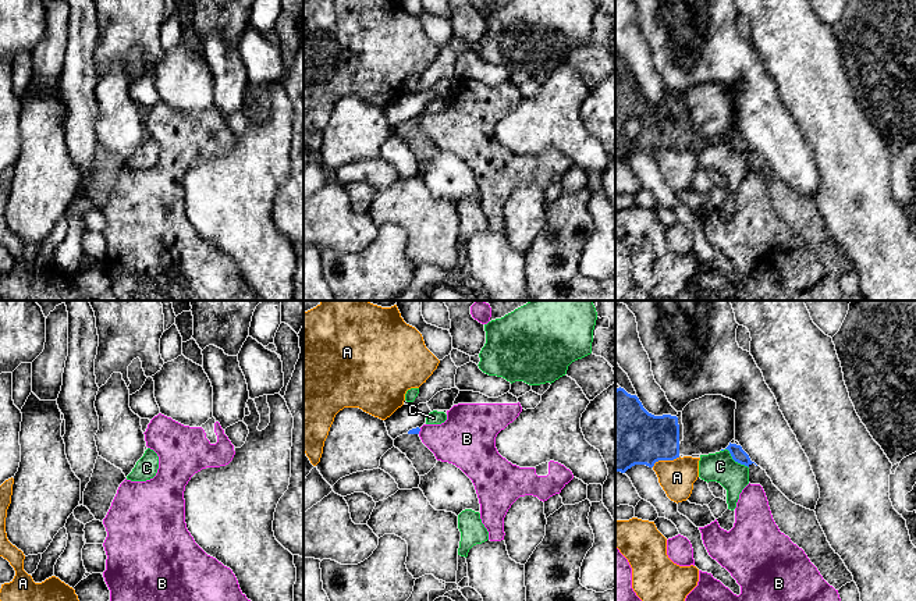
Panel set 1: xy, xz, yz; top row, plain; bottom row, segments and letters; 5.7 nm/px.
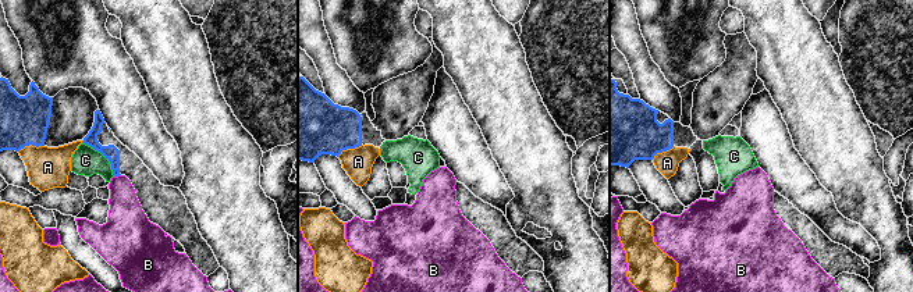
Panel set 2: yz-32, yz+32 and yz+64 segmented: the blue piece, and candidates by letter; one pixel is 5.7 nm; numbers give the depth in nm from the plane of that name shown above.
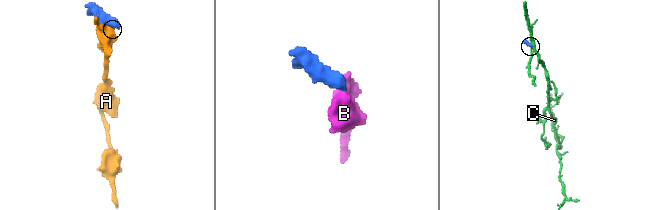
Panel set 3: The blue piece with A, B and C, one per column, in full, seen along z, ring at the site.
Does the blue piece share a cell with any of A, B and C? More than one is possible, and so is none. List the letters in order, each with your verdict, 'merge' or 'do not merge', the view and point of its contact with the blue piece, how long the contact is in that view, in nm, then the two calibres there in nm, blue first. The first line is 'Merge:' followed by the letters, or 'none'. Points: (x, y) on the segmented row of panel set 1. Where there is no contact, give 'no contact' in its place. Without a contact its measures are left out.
Merge: none
A: do not merge | yz (666, 459) | 180 nm | 340/200 nm
B: do not merge | xz (419, 430) | 40 nm | 40/300 nm
C: do not merge | yz (734, 459) | 190 nm | 80/170 nm

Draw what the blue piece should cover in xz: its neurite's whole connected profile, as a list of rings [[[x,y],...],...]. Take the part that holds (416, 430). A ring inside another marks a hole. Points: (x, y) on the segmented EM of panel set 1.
[[[412,428],[394,440],[398,448],[412,462],[419,476],[427,474],[437,463],[434,454],[422,442],[419,437],[420,428]]]

